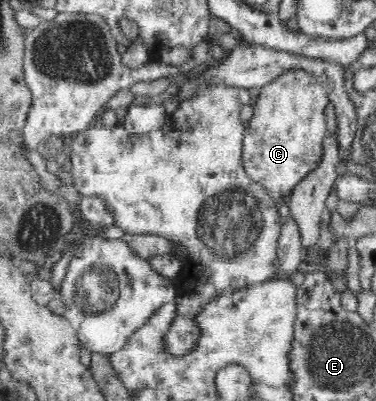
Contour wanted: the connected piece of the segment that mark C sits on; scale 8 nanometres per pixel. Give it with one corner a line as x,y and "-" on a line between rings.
289,70
282,73
277,79
260,88
259,95
252,101
254,115
244,131
242,160
248,176
261,183
275,202
280,203
284,197
290,197
293,187
317,167
317,161
321,161
321,143
327,133
324,110
328,103
325,86
321,86
315,76
305,70

